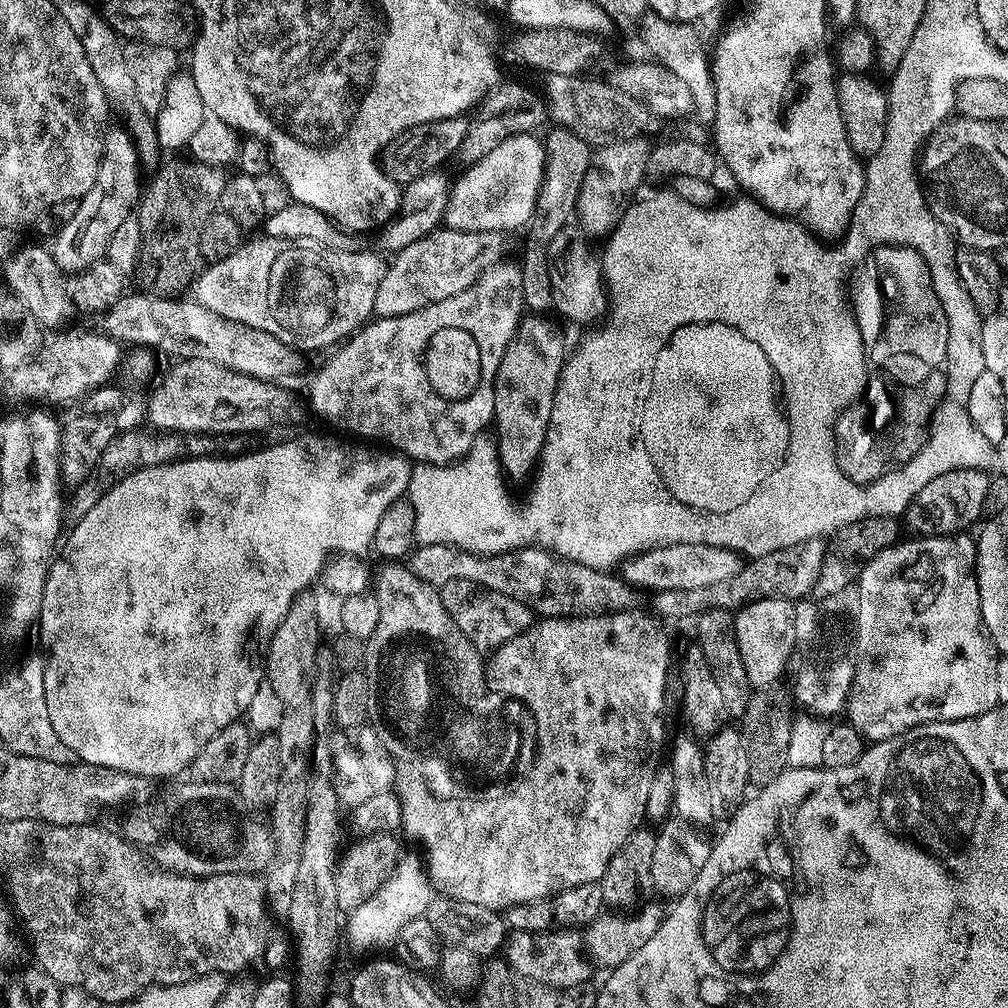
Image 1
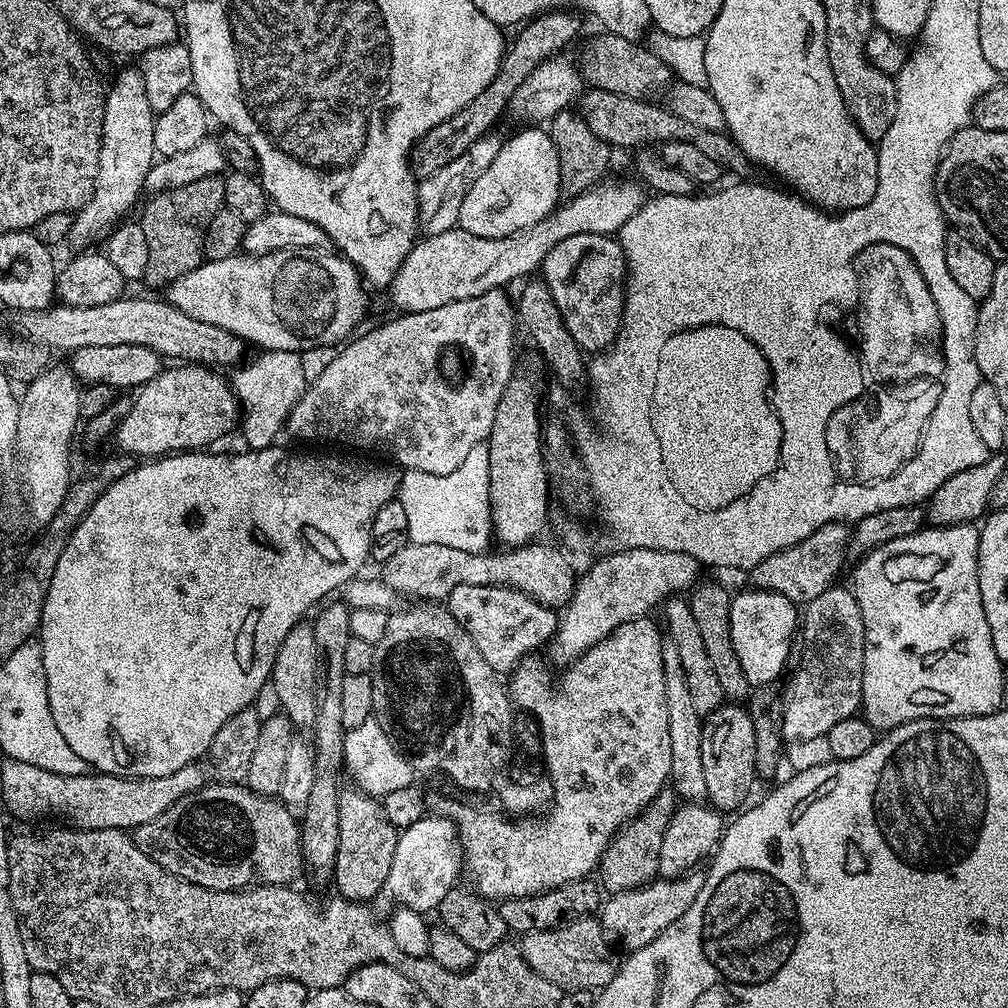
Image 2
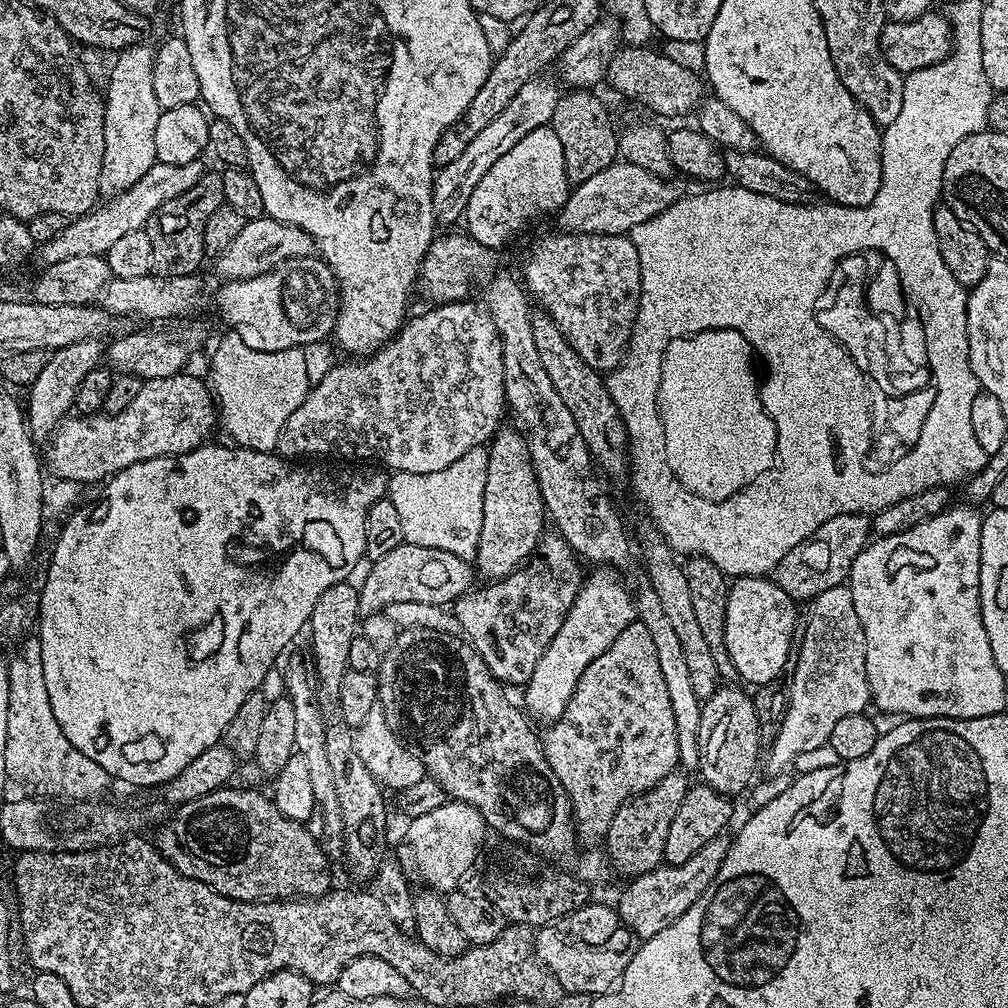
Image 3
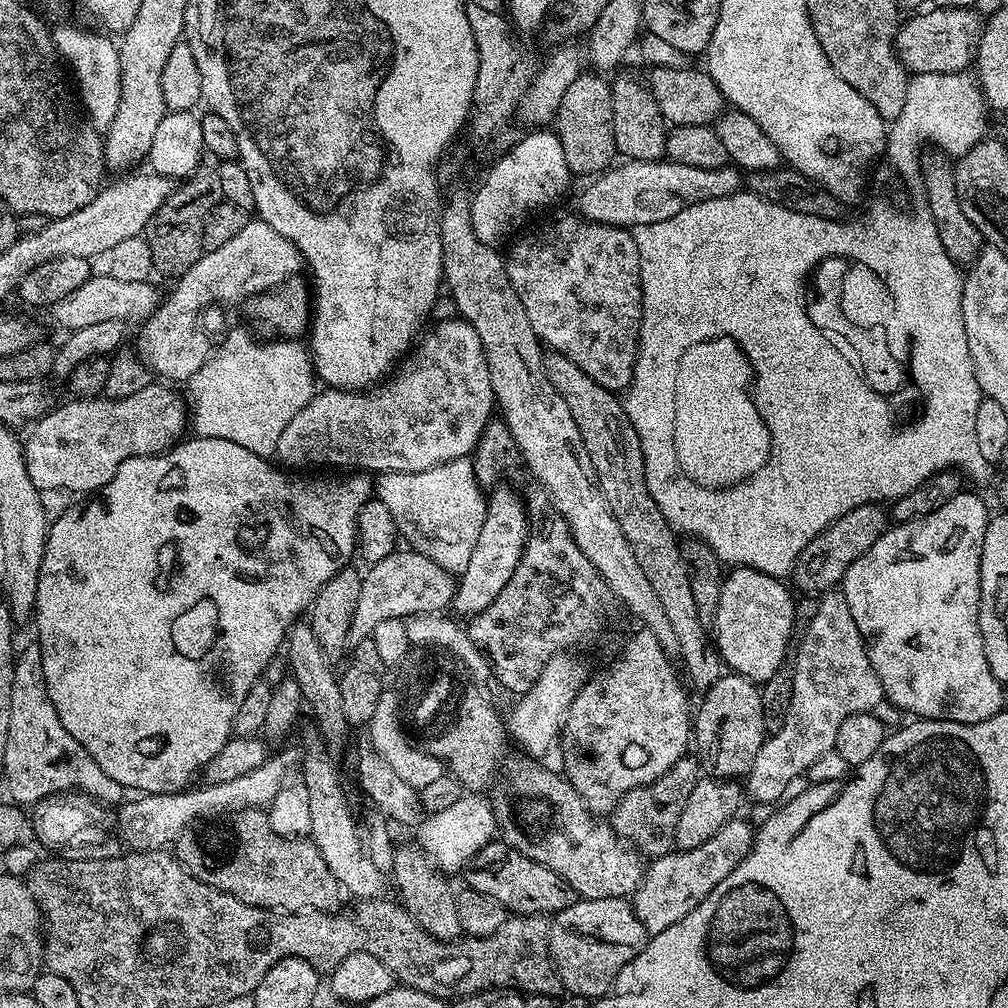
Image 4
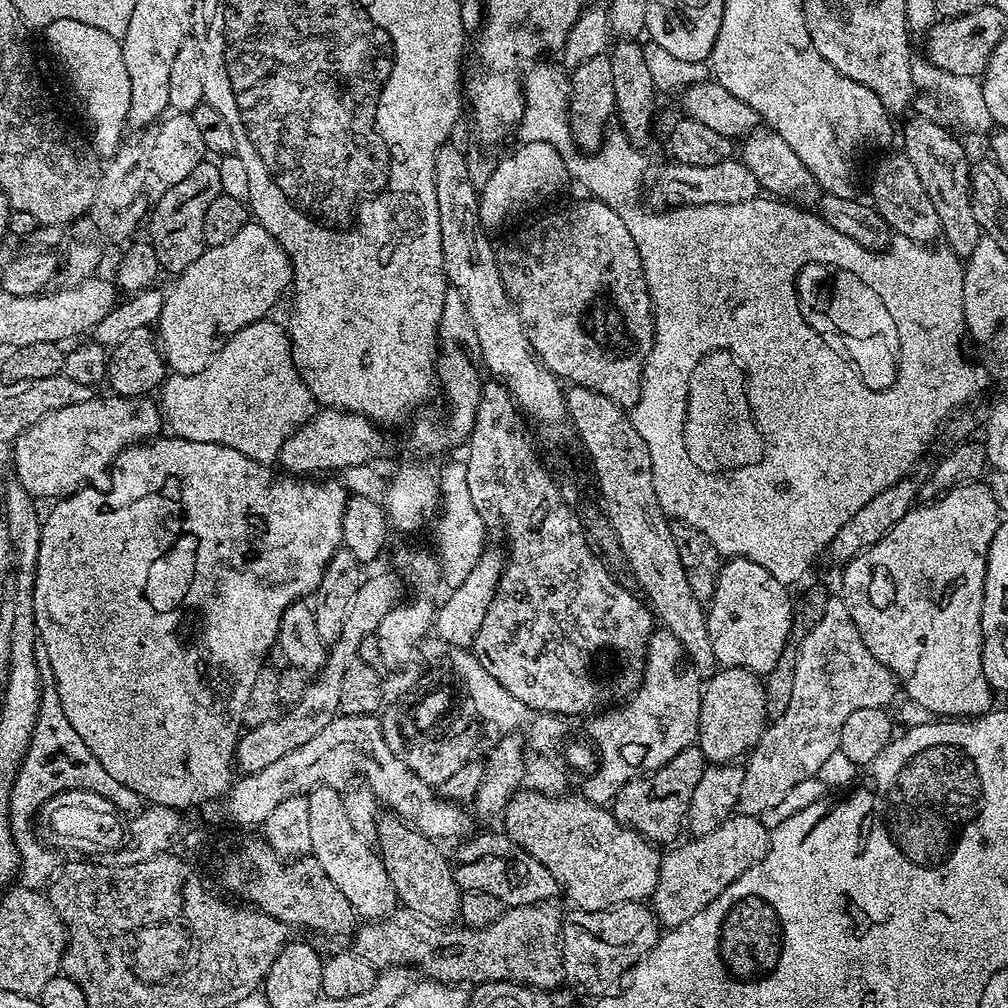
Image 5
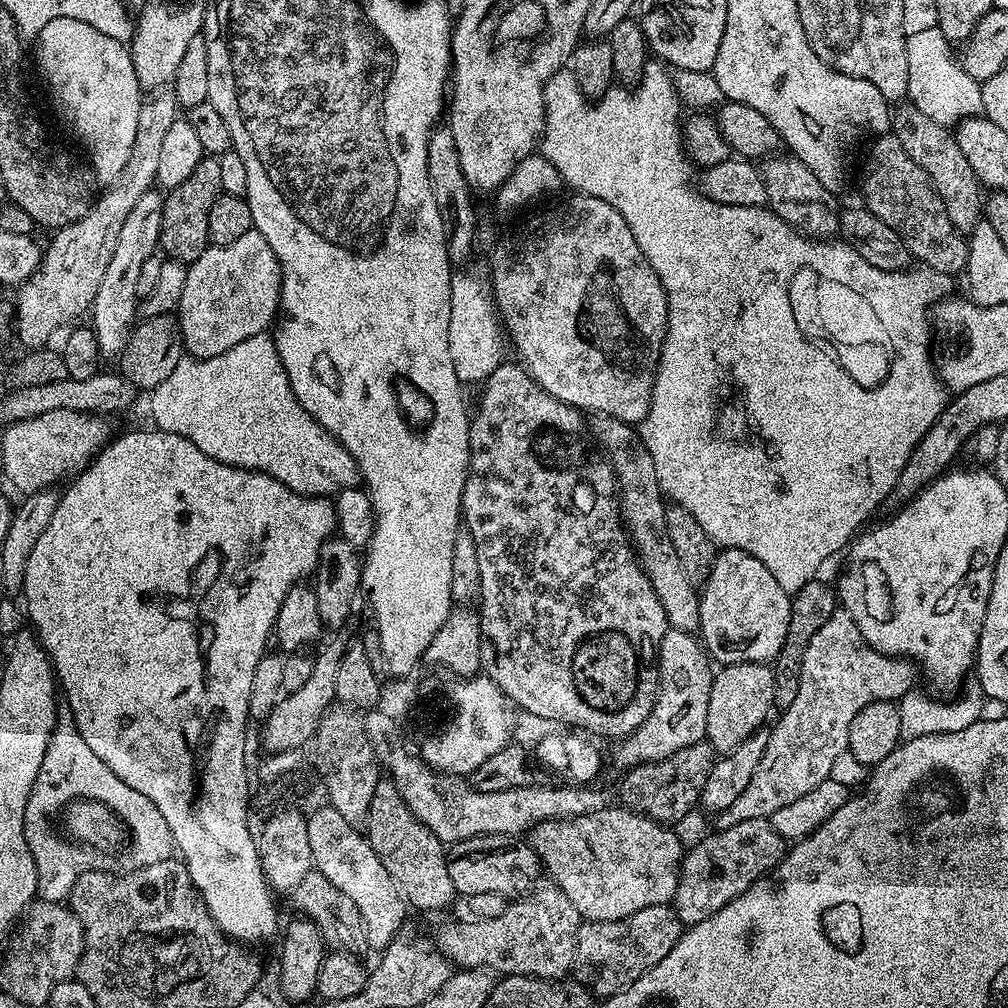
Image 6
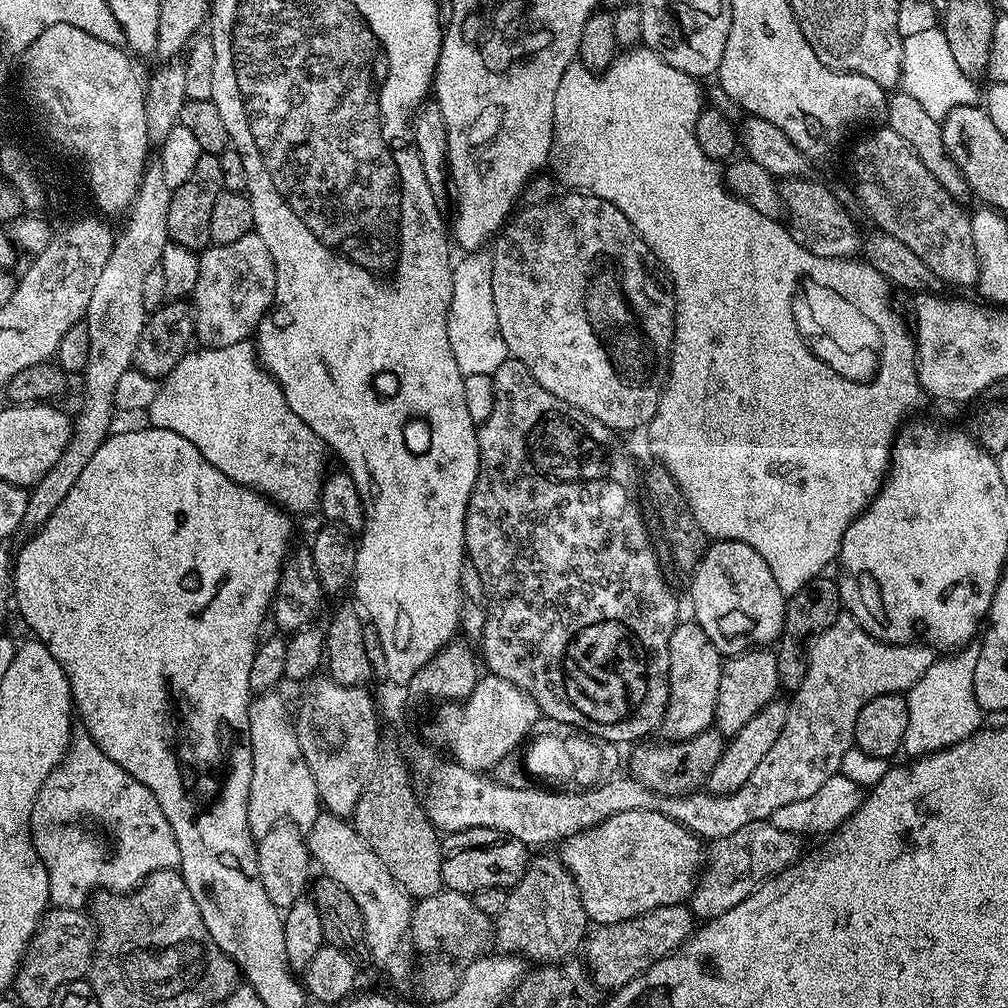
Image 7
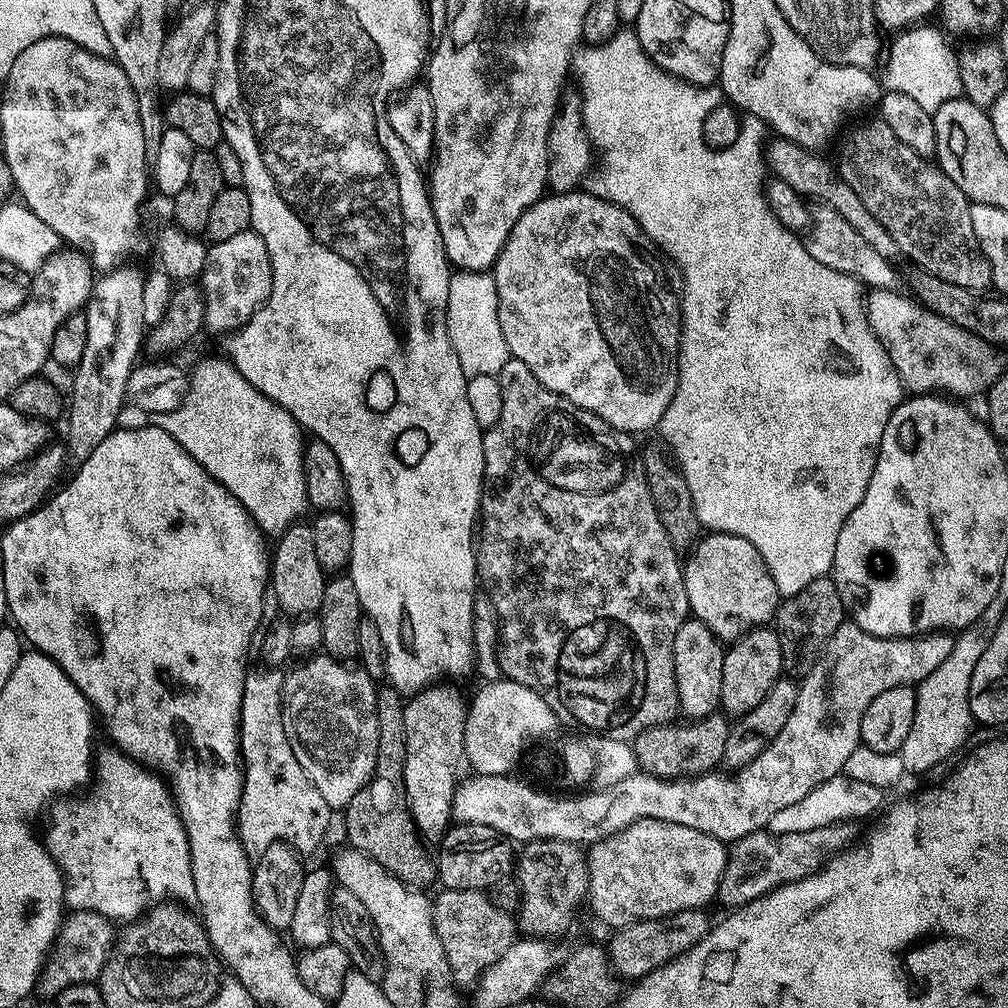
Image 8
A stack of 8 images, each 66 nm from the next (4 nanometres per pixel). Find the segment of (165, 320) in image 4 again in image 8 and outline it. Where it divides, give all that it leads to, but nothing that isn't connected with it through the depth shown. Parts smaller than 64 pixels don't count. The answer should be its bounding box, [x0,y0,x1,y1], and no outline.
[198,230,272,334]

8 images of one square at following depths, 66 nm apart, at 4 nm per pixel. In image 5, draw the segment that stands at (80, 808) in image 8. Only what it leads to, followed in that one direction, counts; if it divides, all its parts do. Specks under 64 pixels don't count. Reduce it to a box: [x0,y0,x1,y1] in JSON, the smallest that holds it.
[8,682,141,889]

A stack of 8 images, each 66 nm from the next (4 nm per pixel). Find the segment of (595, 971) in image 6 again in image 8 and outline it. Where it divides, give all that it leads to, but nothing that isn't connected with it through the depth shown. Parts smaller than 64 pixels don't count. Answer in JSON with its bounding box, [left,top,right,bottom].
[606,908,710,982]

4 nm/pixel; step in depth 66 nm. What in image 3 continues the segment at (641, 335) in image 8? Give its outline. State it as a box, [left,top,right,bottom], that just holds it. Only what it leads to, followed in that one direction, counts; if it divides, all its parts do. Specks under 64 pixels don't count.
[522,232,640,374]

